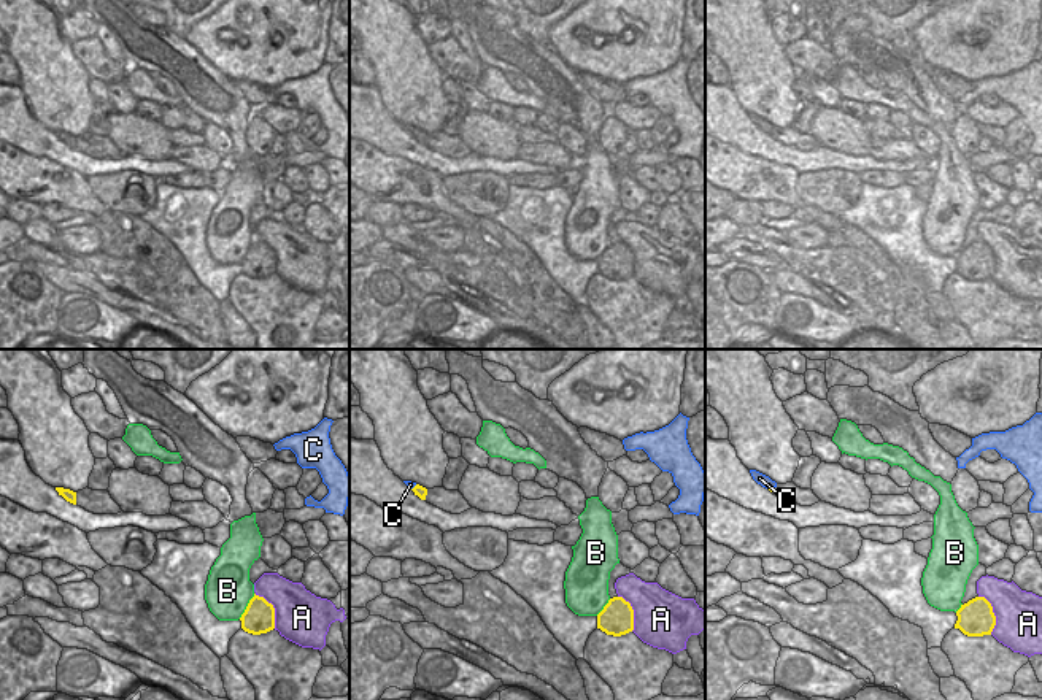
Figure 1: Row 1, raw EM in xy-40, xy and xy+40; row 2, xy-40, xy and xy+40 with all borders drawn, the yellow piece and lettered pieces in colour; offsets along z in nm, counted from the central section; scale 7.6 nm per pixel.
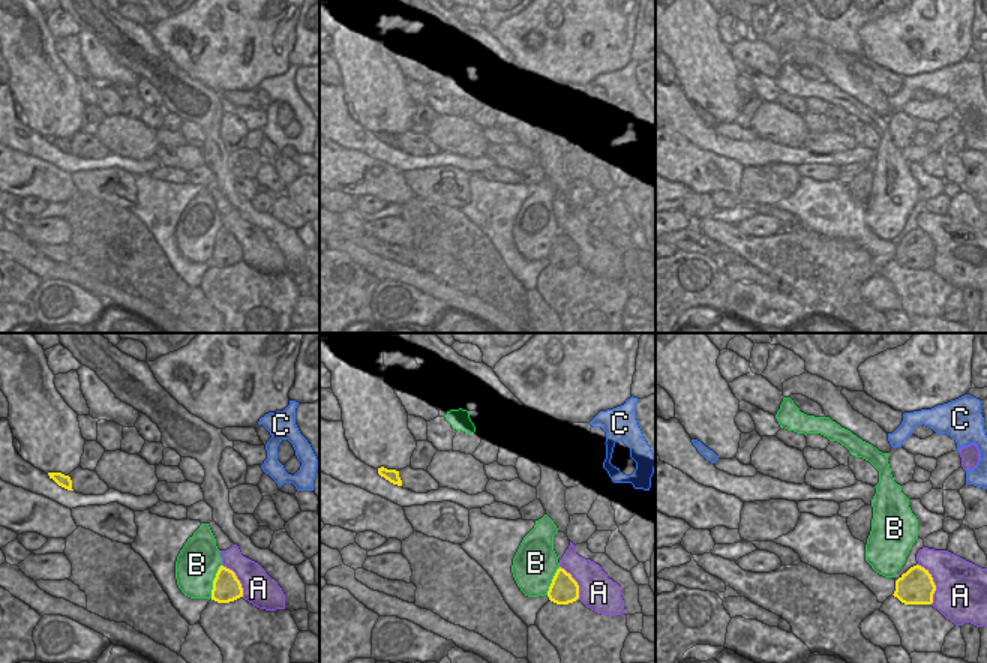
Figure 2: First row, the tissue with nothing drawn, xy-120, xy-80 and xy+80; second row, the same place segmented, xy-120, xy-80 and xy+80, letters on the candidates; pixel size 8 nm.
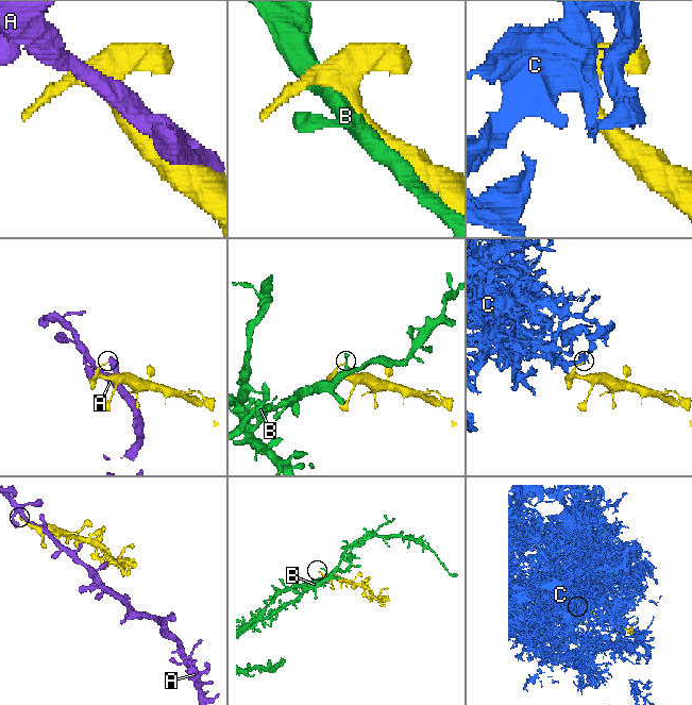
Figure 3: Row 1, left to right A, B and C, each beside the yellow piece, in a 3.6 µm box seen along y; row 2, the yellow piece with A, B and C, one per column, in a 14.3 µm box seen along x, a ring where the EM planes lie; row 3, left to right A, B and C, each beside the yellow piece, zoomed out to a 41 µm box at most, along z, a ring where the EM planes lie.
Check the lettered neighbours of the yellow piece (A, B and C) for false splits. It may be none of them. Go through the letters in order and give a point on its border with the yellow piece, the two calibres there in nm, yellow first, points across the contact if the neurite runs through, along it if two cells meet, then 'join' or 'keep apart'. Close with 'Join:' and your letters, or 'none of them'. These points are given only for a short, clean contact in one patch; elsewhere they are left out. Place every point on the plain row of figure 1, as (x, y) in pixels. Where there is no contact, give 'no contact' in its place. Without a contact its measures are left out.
A: xy+40 (993, 257) | 280/360 nm | keep apart
B: xy-40 (246, 251) | 240/360 nm | keep apart
C: xy+40 (771, 132) | 30/90 nm | along xy+40 (774, 130), (767, 132) | keep apart
Join: none of them

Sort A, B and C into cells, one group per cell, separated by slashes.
A / B / C

